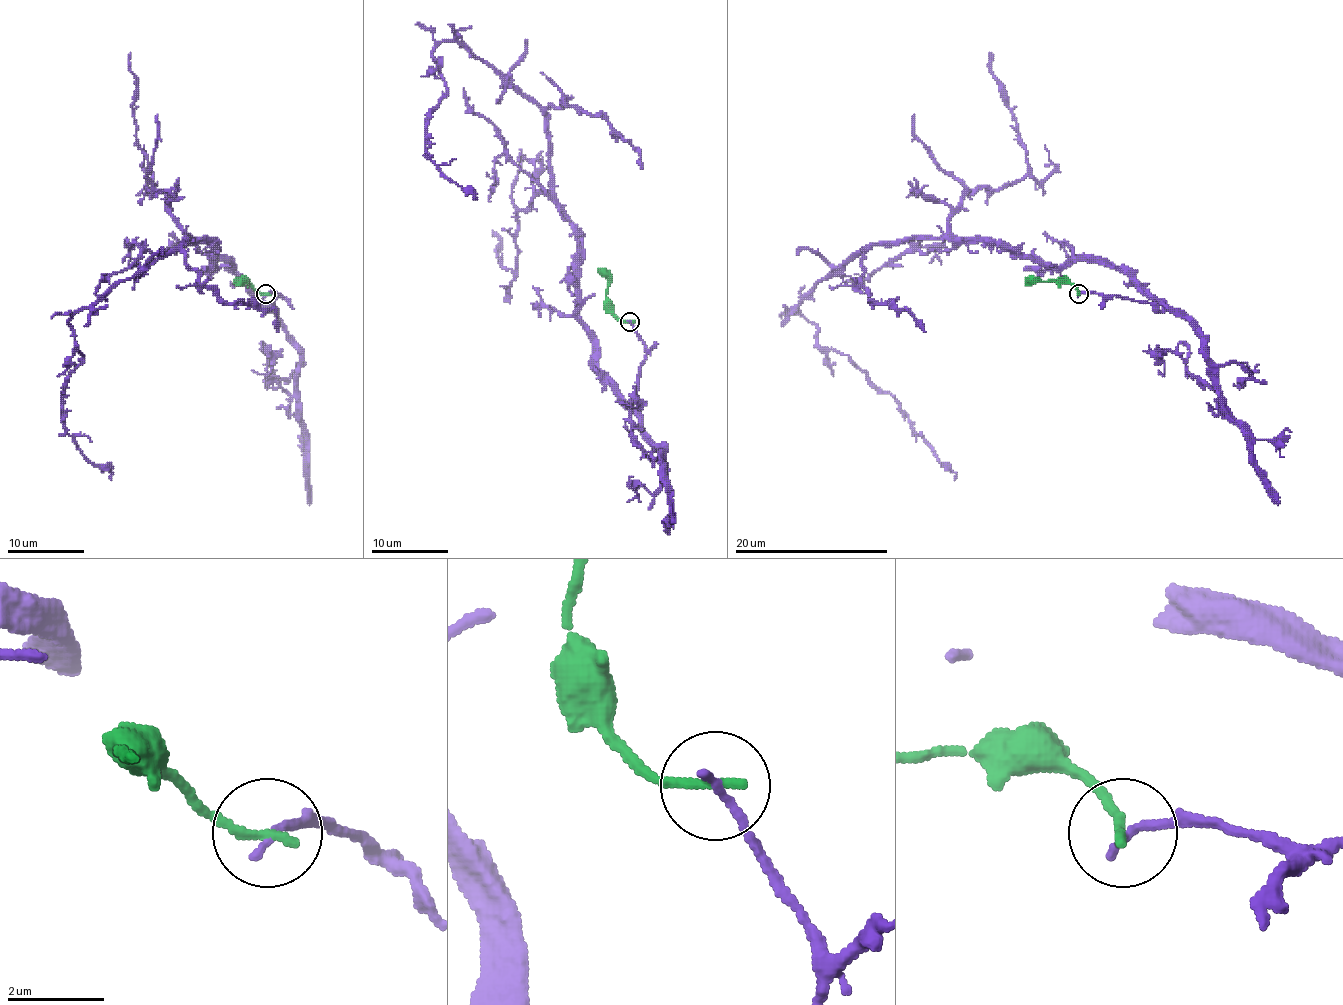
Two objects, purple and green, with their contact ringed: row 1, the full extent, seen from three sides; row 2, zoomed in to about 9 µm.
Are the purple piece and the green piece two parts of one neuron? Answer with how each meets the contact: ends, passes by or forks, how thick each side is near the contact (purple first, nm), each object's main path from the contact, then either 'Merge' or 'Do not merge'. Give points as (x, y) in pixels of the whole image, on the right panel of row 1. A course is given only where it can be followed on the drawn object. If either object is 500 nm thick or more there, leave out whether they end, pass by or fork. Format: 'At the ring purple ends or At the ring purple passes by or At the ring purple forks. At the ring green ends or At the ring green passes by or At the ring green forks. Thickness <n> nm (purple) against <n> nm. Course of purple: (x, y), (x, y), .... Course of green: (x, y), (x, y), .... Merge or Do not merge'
At the ring purple ends. At the ring green ends. Thickness 180 nm (purple) against 220 nm. Course of purple: (1079, 293), (1162, 304), (1093, 262), (948, 239), (871, 243), (798, 303), (818, 343), (887, 391), (954, 480). Course of green: (1079, 293), (1070, 283), (1035, 279), (1025, 283). Do not merge

